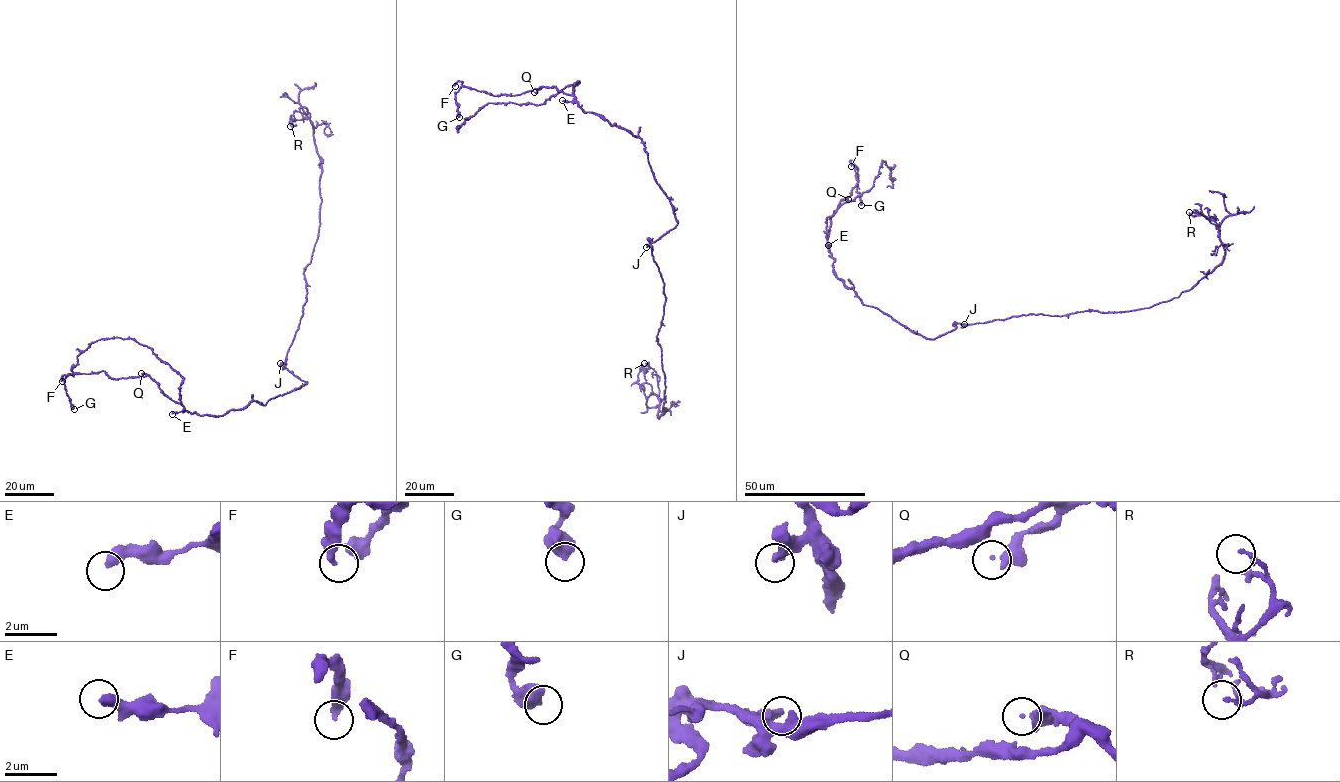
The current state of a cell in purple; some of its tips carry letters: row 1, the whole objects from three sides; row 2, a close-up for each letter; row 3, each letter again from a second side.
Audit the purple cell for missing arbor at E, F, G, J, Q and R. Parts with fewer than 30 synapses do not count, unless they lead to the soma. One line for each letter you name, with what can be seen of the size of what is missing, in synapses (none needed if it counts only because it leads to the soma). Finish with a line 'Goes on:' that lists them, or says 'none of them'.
Goes on: none of them

